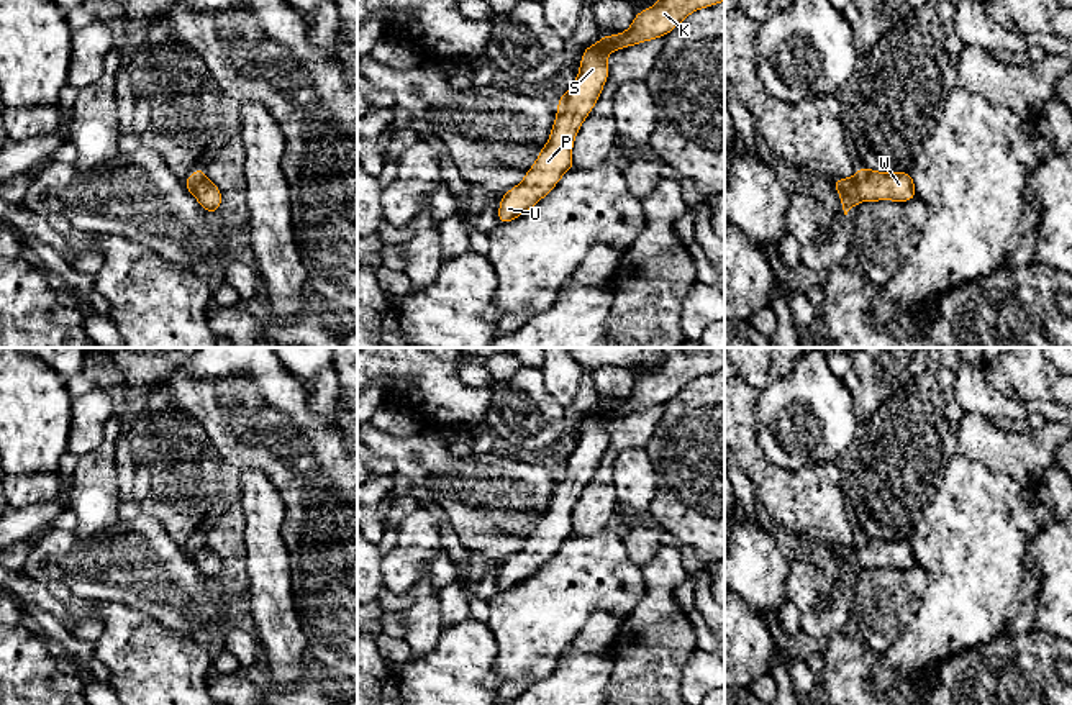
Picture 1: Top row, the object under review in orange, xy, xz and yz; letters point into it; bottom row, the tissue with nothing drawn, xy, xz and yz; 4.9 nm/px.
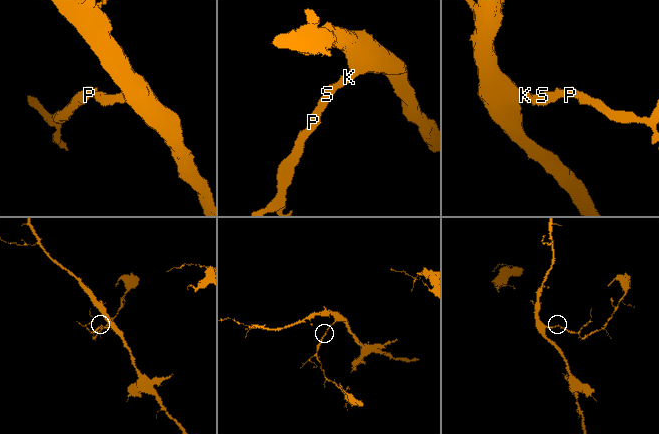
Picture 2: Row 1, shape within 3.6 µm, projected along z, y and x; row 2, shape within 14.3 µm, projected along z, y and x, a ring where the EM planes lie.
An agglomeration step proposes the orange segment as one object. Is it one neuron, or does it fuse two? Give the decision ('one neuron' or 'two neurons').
one neuron

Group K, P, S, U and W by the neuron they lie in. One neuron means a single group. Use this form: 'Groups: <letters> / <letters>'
Groups: K P S U W

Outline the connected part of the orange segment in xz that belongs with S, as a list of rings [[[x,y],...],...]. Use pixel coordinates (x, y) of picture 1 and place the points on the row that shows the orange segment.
[[[659,0],[654,7],[636,13],[633,25],[625,33],[602,36],[597,44],[584,49],[575,82],[566,95],[557,98],[559,111],[549,141],[534,166],[525,174],[523,182],[502,195],[498,225],[533,208],[574,167],[572,143],[610,74],[605,56],[620,48],[665,36],[692,11],[720,2],[723,0]]]

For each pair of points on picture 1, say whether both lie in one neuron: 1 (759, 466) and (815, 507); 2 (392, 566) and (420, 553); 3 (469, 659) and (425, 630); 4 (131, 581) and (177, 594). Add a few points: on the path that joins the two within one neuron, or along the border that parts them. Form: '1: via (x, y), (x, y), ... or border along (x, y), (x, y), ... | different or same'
1: via (772, 479), (794, 500), (802, 502) | same
2: via (399, 566), (413, 554) | same
3: border along (443, 627), (438, 643), (428, 653), (410, 659) | different
4: via (143, 581), (161, 581), (166, 584) | same

